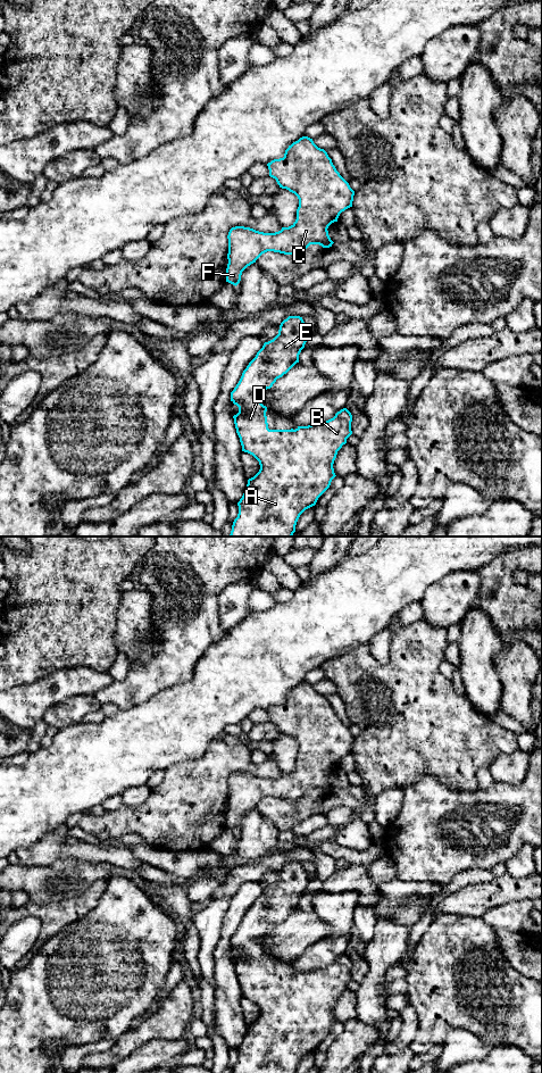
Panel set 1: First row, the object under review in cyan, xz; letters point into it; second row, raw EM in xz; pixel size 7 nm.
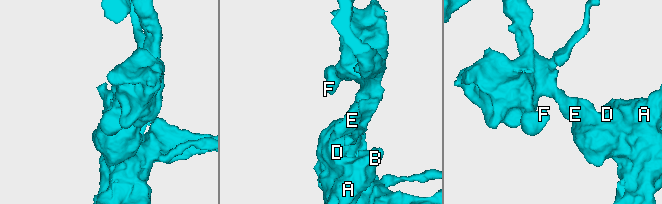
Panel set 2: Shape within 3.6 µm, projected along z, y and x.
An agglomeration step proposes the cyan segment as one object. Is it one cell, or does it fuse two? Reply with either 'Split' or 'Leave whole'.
Leave whole

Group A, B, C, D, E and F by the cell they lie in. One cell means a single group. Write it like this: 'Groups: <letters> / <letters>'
Groups: A B C D E F

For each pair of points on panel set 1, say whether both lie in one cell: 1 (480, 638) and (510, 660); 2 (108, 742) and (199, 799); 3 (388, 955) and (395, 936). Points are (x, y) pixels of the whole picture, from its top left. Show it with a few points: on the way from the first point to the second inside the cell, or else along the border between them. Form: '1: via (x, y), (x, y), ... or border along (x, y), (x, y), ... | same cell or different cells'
1: border along (502, 646), (493, 658), (493, 665), (499, 679) | different cells
2: border along (190, 759), (172, 764), (164, 770) | different cells
3: via (388, 950), (391, 940) | same cell

